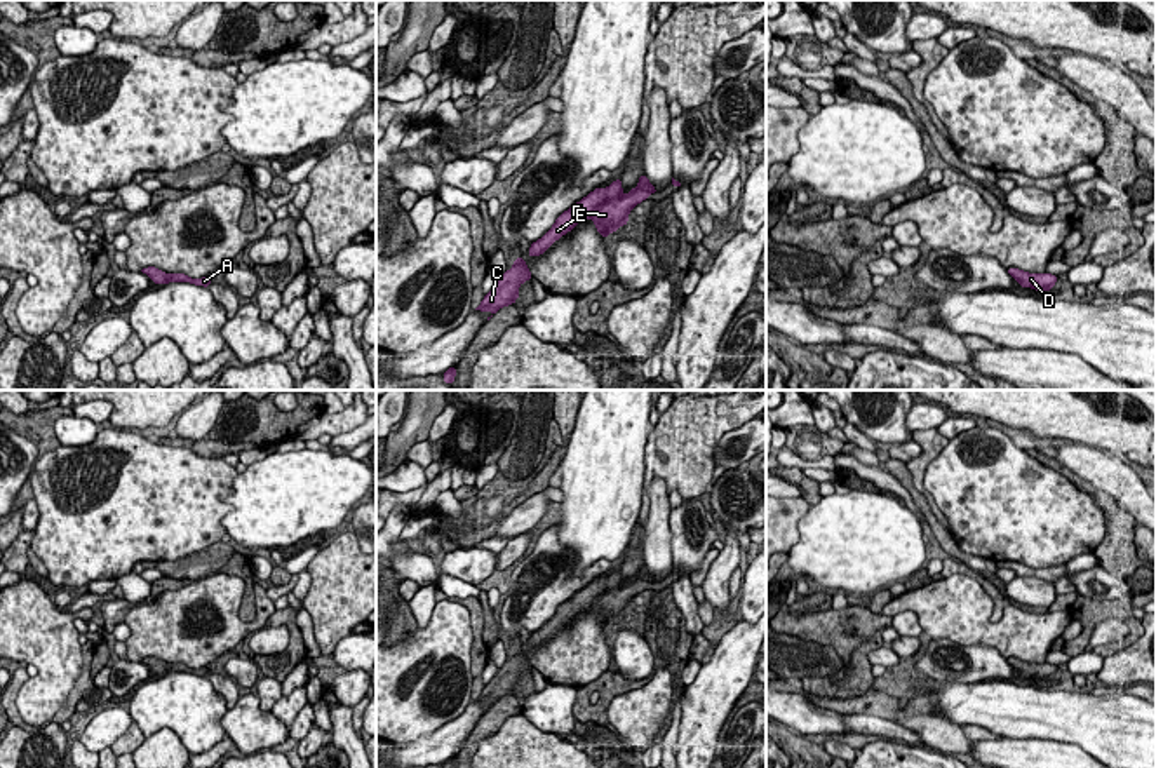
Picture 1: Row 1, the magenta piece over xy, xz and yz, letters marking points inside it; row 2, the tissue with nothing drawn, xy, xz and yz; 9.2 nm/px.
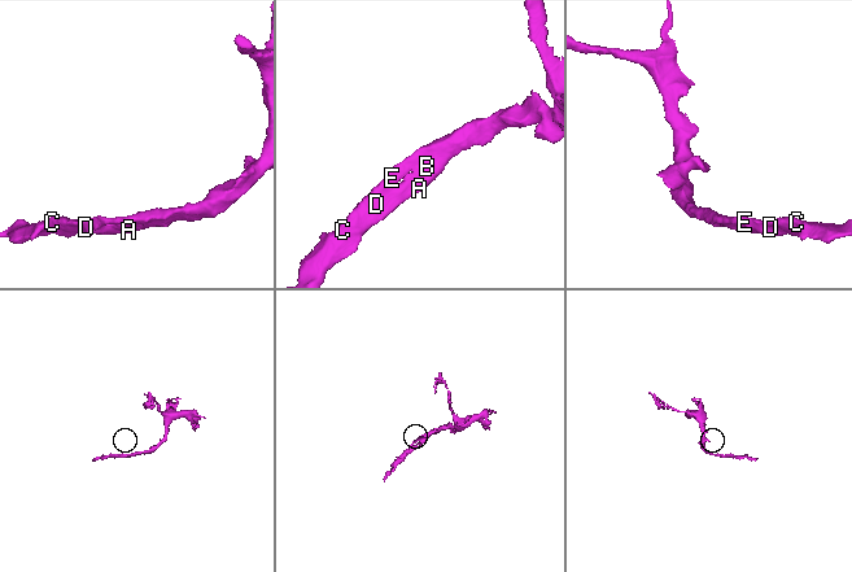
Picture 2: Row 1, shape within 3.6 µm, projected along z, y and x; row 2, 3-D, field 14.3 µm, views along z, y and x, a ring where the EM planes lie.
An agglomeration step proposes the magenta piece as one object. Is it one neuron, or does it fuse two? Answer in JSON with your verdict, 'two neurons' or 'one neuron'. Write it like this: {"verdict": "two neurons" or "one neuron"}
{"verdict": "one neuron"}

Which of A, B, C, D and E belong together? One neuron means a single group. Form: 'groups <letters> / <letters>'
groups A B C D E

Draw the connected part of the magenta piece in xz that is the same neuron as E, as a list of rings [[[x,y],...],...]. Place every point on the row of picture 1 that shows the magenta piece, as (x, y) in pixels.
[[[646,174],[639,178],[639,185],[625,197],[620,178],[608,188],[595,188],[585,199],[564,211],[554,226],[536,242],[531,244],[529,256],[540,256],[557,239],[571,232],[581,219],[592,219],[601,237],[608,237],[620,226],[628,223],[628,212],[651,193],[658,190],[648,181]]]

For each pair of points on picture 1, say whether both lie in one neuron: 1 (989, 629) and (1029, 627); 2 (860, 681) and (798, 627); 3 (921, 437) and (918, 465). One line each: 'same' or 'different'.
1: same
2: same
3: same

